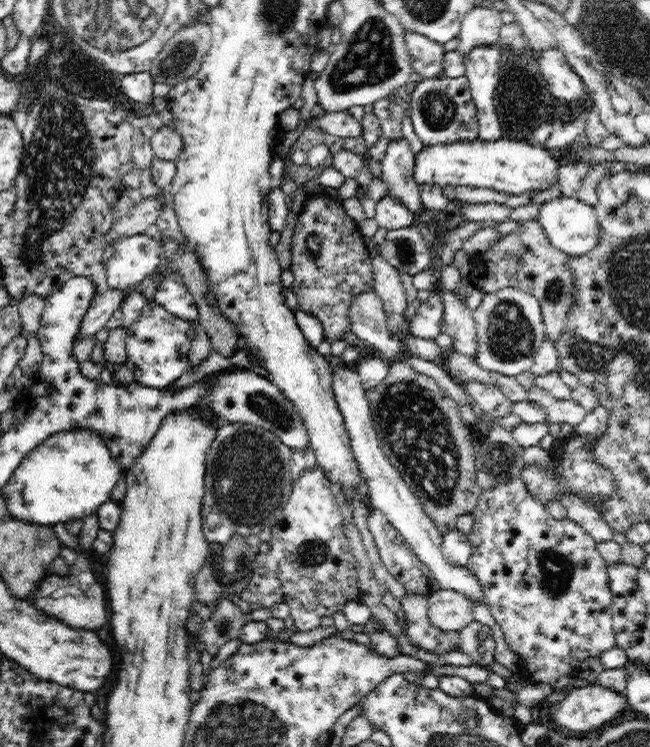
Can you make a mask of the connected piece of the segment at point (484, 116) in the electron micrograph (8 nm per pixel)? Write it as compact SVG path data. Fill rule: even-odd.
M495 45L473 46L465 56L465 77L477 112L477 138L500 139L502 130L494 110L494 90L500 78L500 50Z

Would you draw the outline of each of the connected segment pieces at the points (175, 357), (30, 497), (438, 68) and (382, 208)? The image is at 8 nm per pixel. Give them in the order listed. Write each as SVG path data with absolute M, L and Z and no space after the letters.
M154 300L147 301L140 317L133 322L130 327L125 329L125 349L127 359L124 364L133 371L135 382L139 382L144 386L152 388L165 388L172 384L174 380L180 378L184 372L190 369L188 356L190 356L190 346L194 342L194 336L201 326L197 321L186 320L173 316L167 312L162 306L158 305Z
M94 429L56 431L28 453L12 473L4 486L8 509L13 518L44 526L82 520L94 515L101 504L112 500L120 468L120 463Z
M407 31L405 34L406 47L412 57L414 72L422 74L424 78L438 77L444 72L445 50L441 44L426 38L421 34Z
M385 195L375 205L375 216L378 227L387 230L399 230L411 226L415 222L415 214L410 208L407 208L400 200Z

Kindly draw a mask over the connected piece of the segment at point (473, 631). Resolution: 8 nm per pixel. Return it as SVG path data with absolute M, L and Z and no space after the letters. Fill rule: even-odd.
M476 620L459 630L461 650L469 654L476 665L488 667L495 660L495 643L491 628Z

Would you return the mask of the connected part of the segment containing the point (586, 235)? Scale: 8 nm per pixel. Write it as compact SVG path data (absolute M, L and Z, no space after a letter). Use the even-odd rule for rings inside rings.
M574 197L556 198L541 207L536 222L542 226L552 247L572 258L588 255L599 246L602 235L594 207Z

